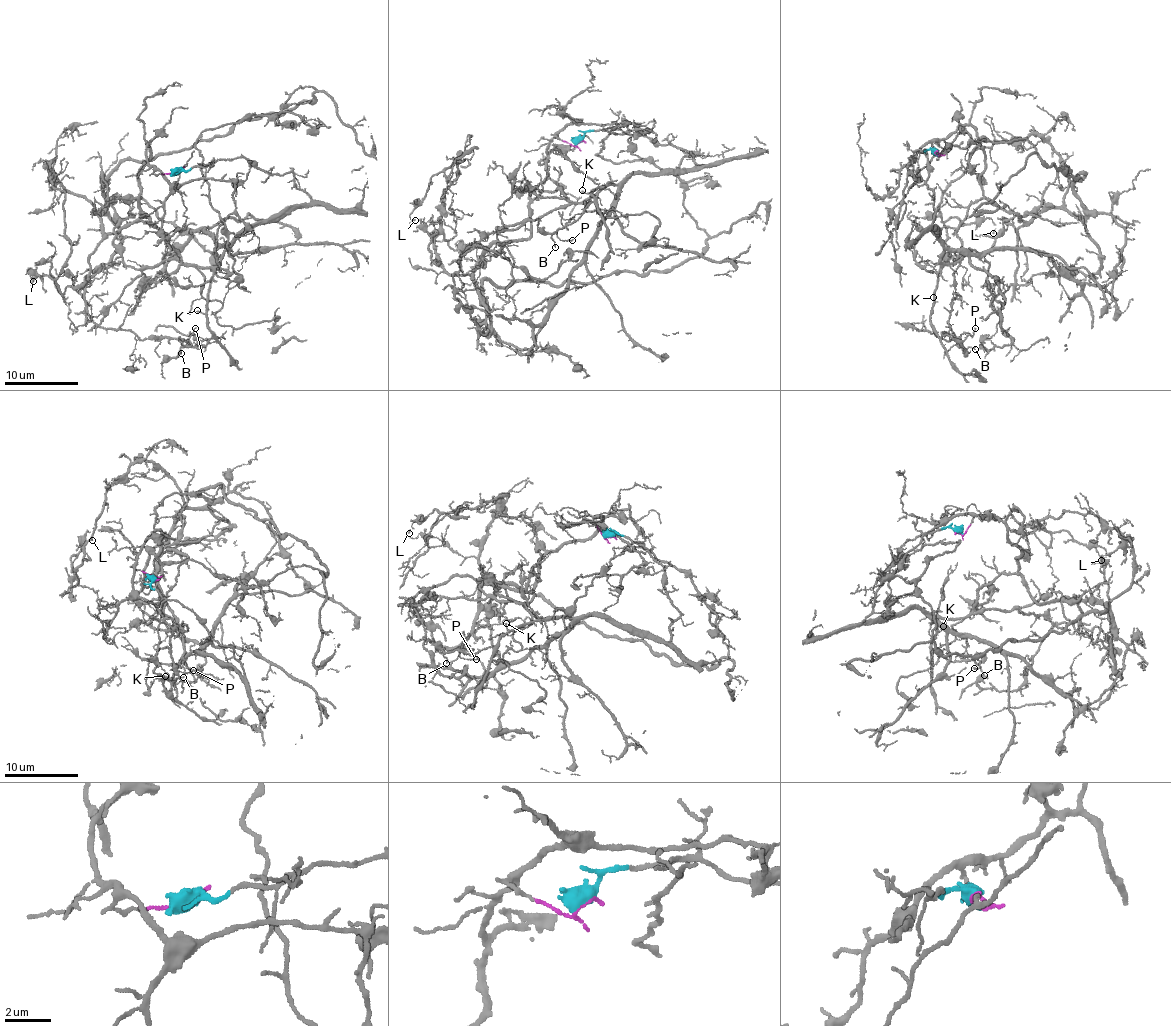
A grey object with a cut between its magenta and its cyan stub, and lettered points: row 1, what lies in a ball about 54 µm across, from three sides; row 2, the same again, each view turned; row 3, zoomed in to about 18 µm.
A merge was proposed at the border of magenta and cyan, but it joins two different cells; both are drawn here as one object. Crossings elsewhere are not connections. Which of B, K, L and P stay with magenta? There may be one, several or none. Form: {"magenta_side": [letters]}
{"magenta_side": ["L"]}

